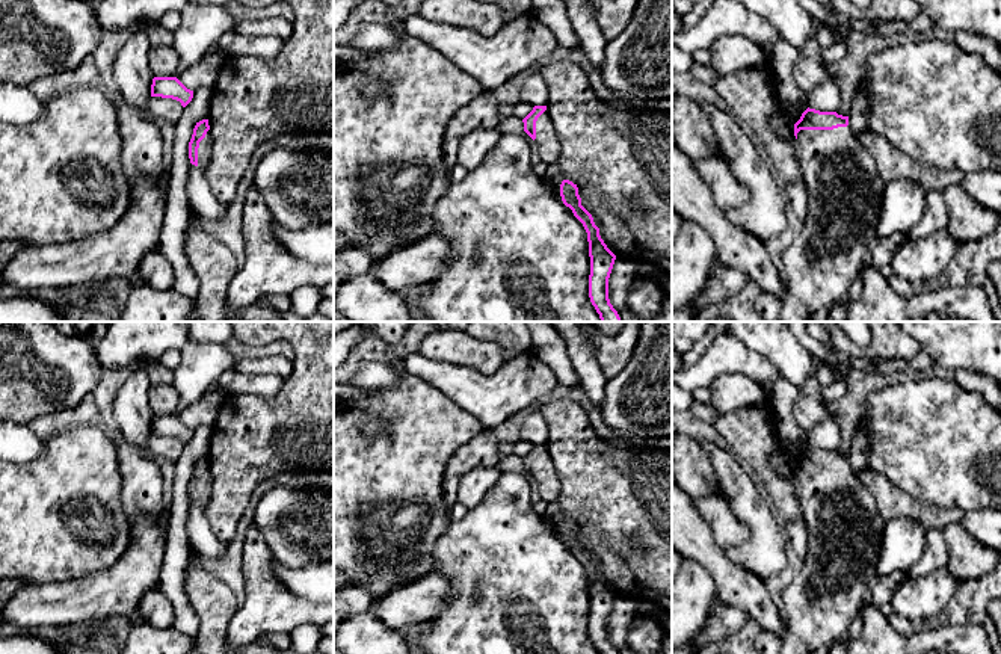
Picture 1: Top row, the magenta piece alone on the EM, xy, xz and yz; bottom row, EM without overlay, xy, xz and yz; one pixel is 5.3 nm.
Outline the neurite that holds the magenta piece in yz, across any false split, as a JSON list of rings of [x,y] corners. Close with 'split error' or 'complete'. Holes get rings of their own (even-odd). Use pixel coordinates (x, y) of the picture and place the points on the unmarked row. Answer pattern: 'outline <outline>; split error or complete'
outline [[[806,447],[794,462],[796,491],[808,530],[808,554],[799,574],[784,589],[781,609],[787,636],[779,654],[815,654],[845,637],[864,607],[864,592],[882,550],[886,520],[876,497],[852,473],[849,455]]]; split error

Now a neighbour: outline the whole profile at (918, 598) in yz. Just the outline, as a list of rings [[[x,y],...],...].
[[[947,568],[922,577],[906,577],[894,591],[894,612],[910,619],[915,625],[941,615],[953,600],[959,580]]]

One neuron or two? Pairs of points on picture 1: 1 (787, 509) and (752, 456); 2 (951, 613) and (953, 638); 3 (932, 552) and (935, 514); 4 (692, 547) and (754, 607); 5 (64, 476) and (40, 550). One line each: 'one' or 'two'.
1: one
2: two
3: two
4: one
5: one

